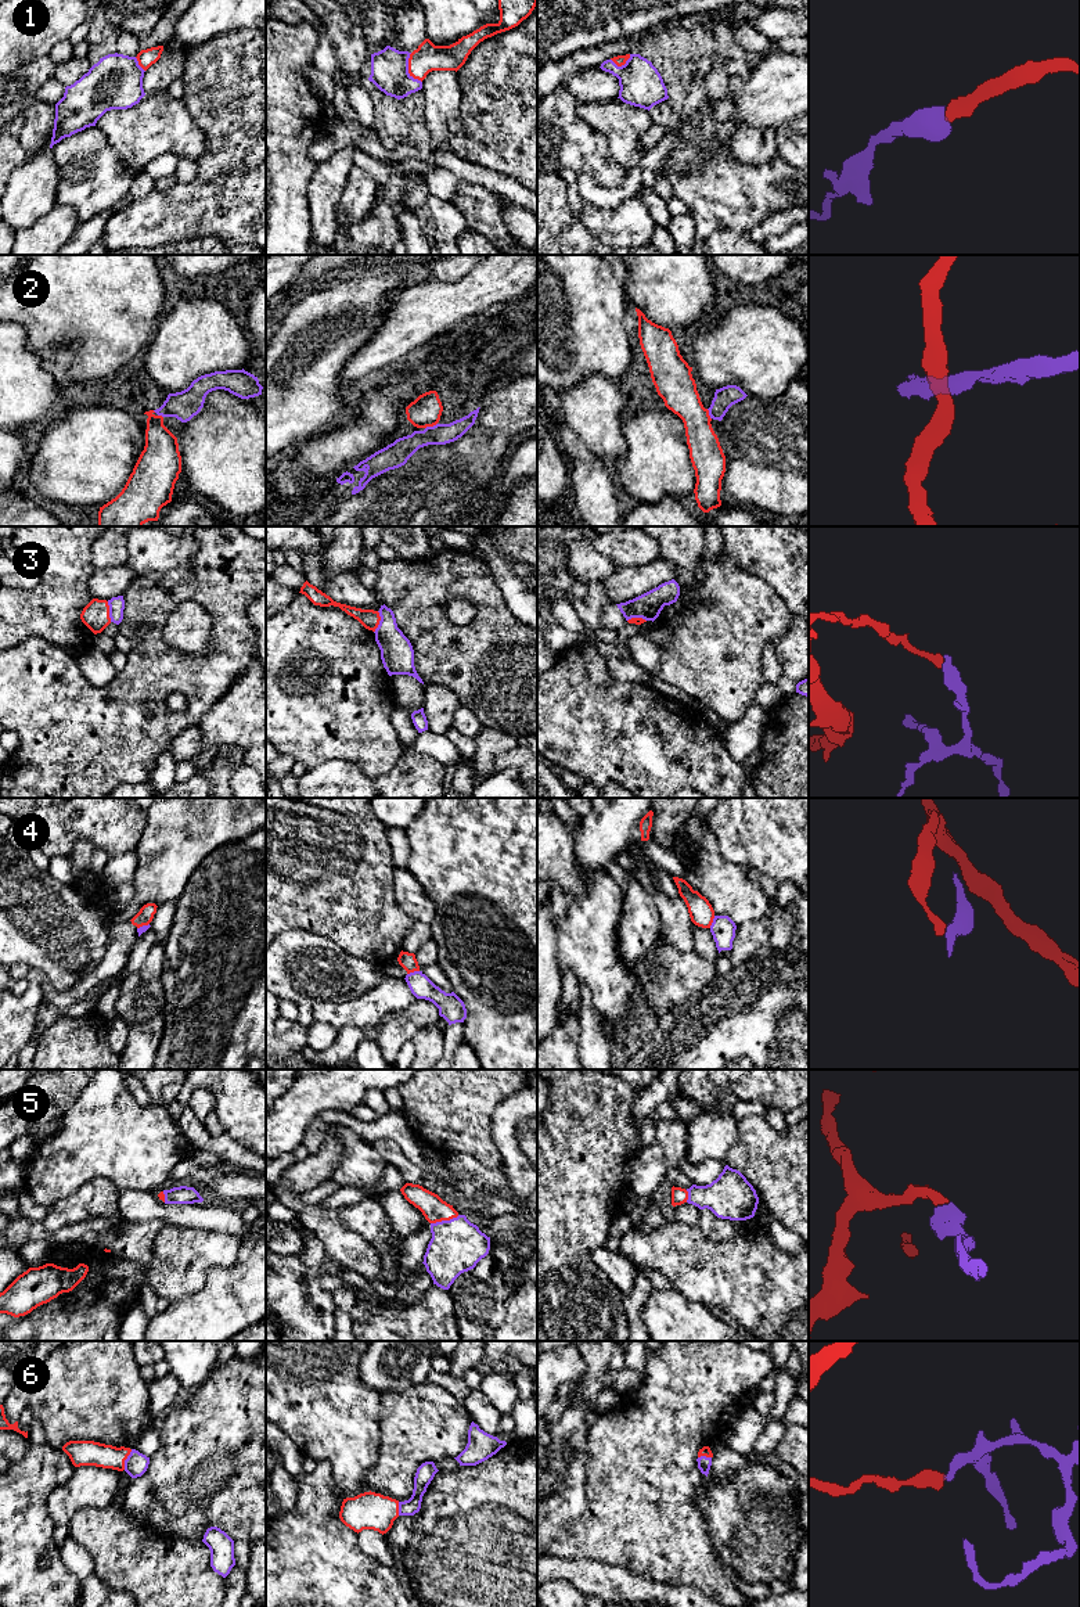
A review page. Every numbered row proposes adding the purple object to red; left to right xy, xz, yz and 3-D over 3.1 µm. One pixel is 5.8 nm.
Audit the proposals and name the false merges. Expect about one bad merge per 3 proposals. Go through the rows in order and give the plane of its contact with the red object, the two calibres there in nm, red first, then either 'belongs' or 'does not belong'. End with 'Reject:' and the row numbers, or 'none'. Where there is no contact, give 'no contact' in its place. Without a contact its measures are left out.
1: xz | 160/220 nm | belongs
2: xz | 180/140 nm | does not belong
3: xz | 110/190 nm | does not belong
4: xz | 100/140 nm | does not belong
5: xz | 150/300 nm | belongs
6: xy | 140/140 nm | belongs
Reject: 2, 3, 4

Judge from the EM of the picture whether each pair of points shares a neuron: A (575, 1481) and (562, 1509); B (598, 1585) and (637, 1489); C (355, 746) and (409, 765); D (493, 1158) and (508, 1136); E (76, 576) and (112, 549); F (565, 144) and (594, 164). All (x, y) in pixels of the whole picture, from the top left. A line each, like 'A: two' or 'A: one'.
A: one
B: two
C: two
D: two
E: two
F: one

